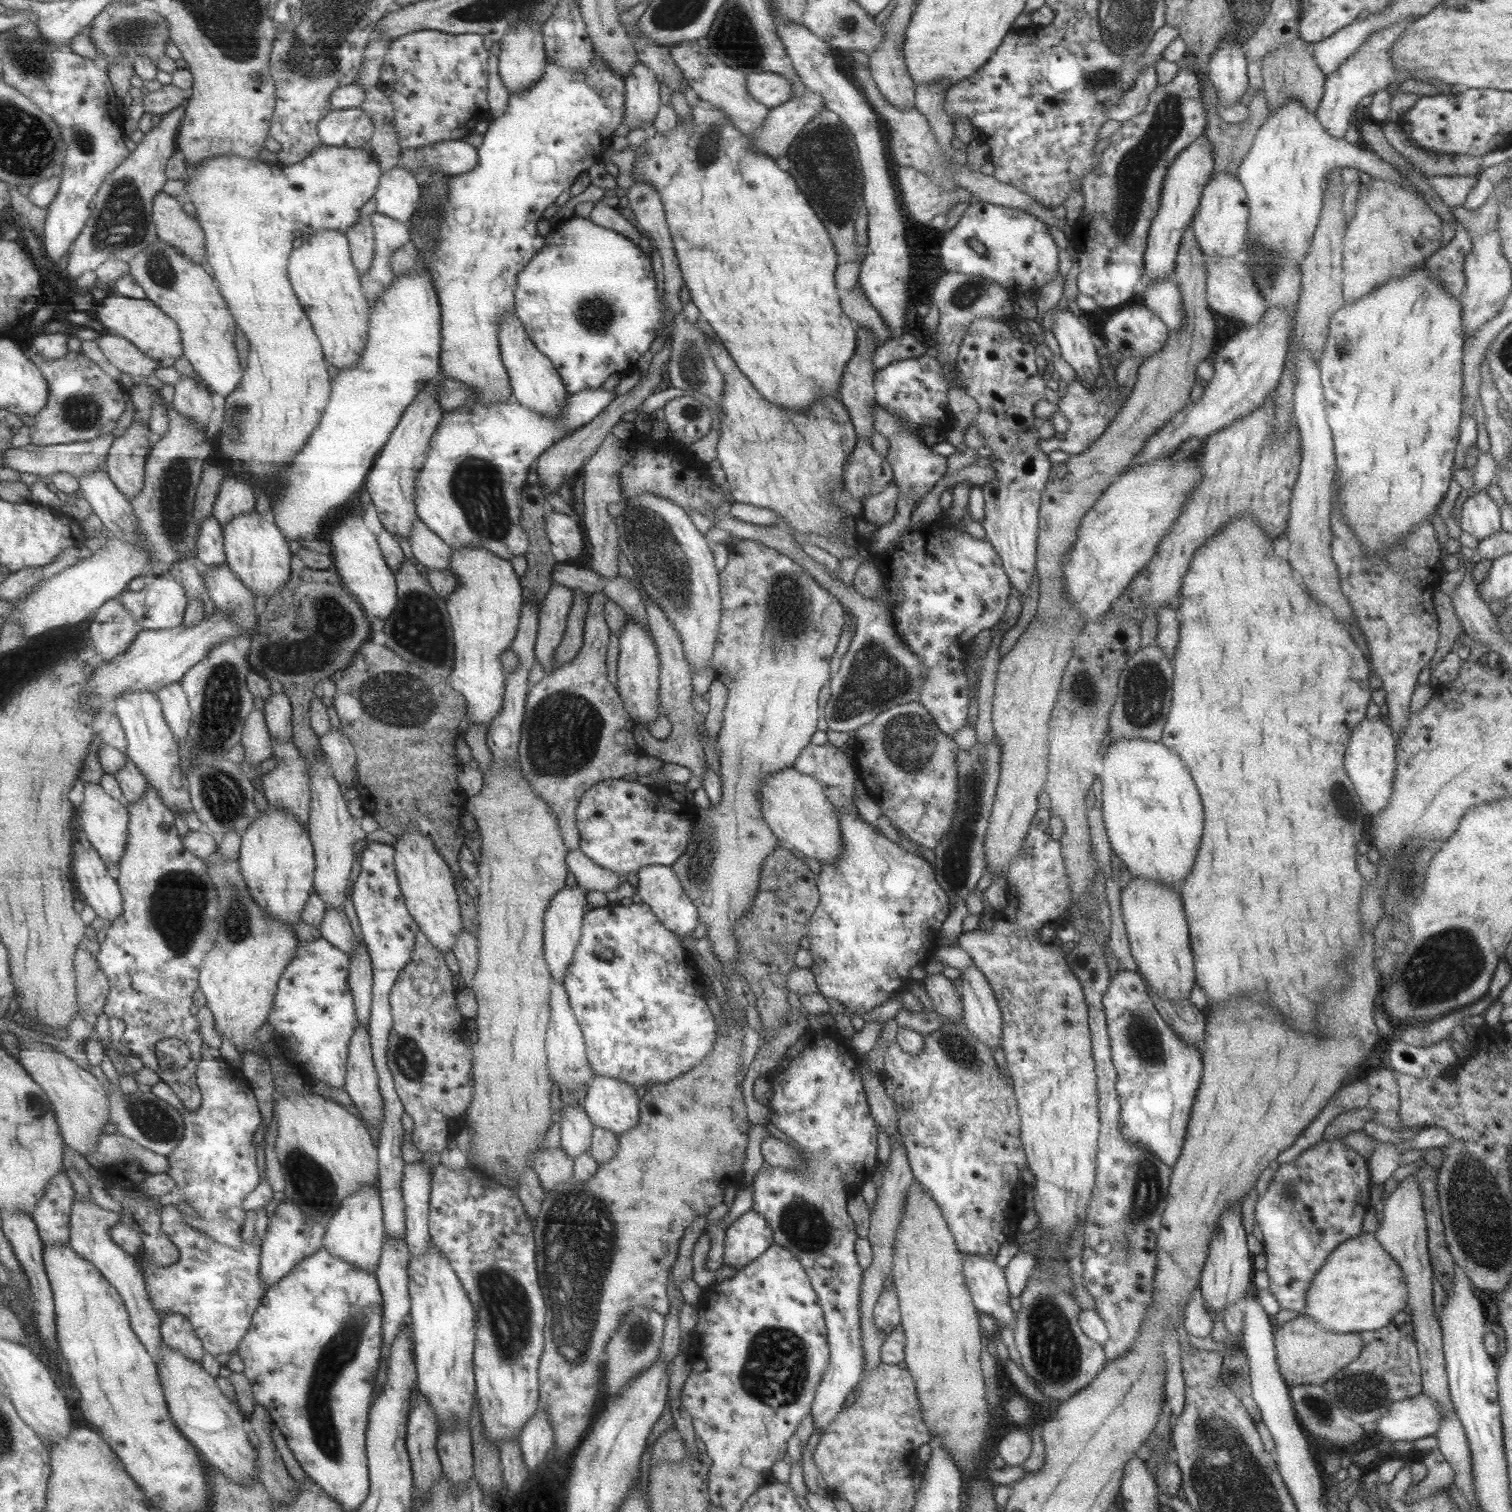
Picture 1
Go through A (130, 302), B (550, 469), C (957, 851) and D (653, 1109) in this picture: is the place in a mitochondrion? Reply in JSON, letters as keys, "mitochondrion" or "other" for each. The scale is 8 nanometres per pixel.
{"A":"other","B":"other","C":"mitochondrion","D":"other"}

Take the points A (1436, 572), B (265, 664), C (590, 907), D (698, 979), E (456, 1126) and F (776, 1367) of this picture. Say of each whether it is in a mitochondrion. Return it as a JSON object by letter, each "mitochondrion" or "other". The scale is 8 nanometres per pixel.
{"A":"other","B":"mitochondrion","C":"other","D":"other","E":"other","F":"mitochondrion"}

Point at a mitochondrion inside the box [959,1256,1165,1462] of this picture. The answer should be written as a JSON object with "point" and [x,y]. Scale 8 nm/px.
{"point":[1055,1353]}

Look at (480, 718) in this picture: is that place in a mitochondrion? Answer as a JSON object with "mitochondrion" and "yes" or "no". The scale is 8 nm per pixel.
{"mitochondrion":"no"}

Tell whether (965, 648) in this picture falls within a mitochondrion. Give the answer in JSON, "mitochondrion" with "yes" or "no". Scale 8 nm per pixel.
{"mitochondrion":"no"}

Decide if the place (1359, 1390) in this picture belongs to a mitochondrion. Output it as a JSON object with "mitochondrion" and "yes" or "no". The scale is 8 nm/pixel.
{"mitochondrion":"yes"}

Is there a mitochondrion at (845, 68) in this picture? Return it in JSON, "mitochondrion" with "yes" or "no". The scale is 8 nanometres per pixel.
{"mitochondrion":"no"}

